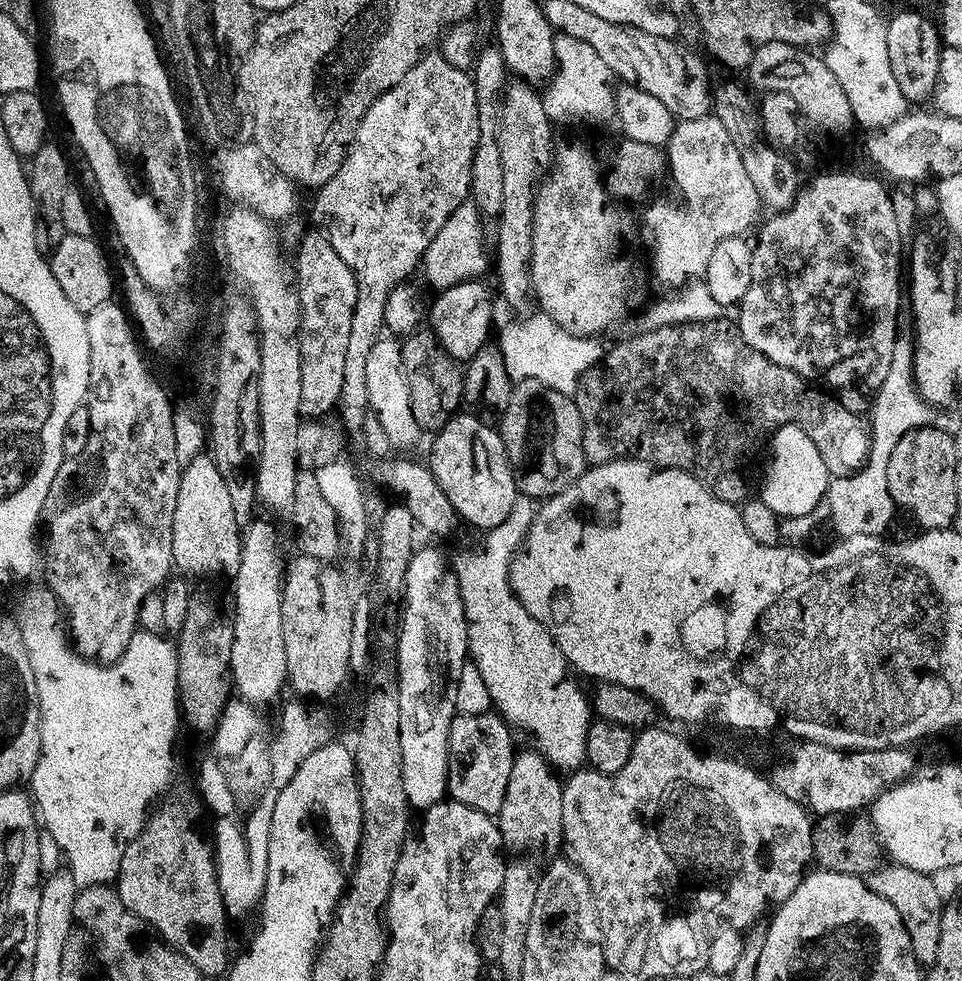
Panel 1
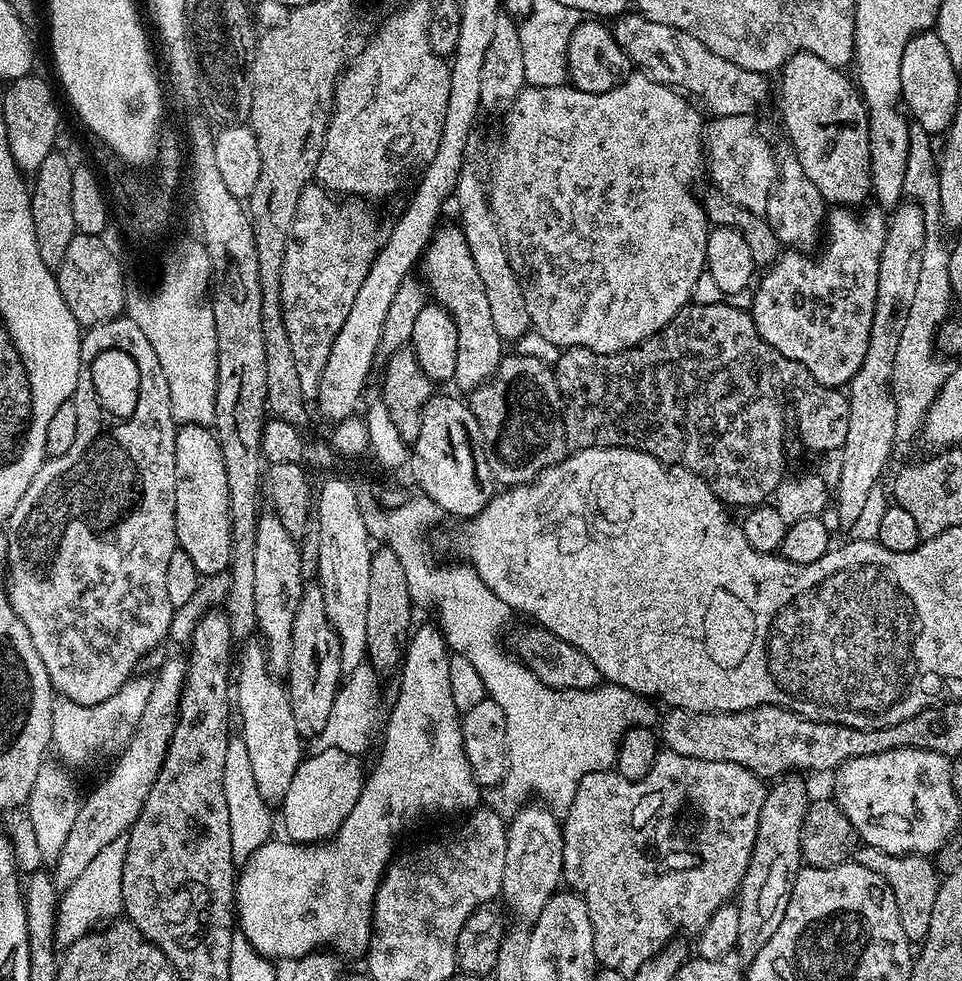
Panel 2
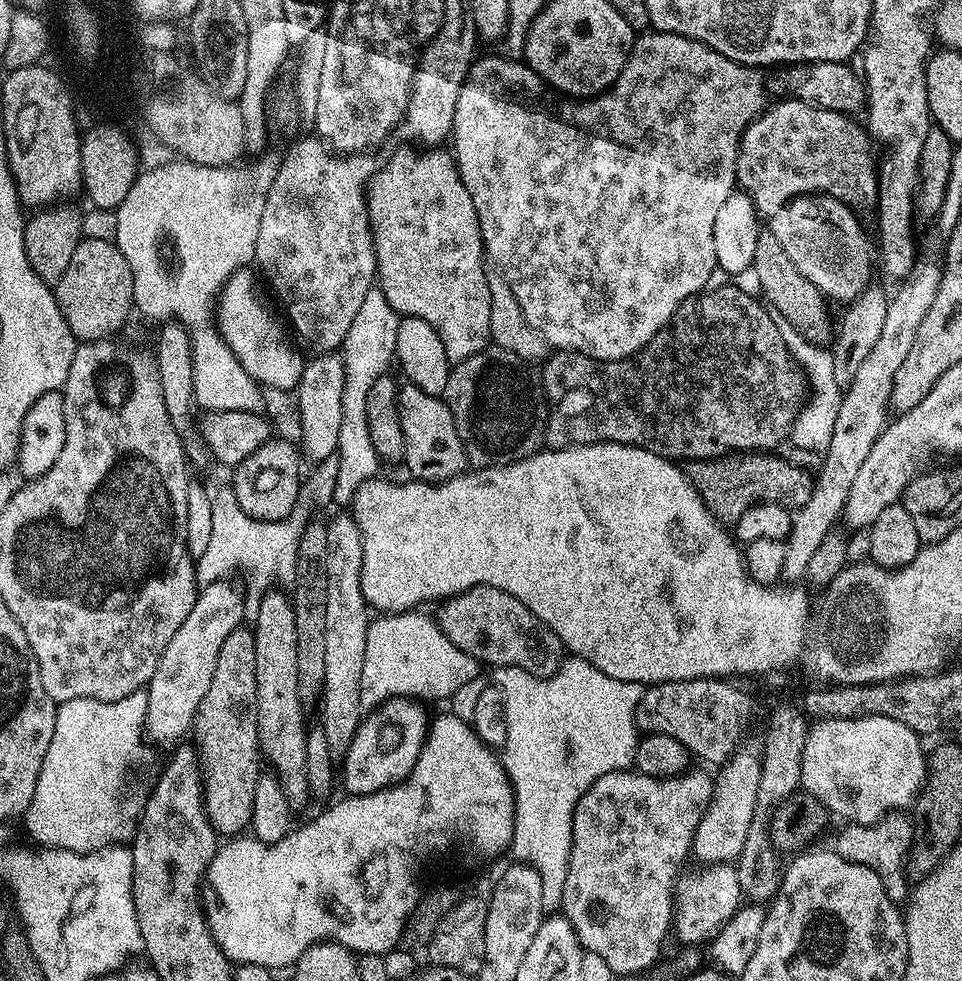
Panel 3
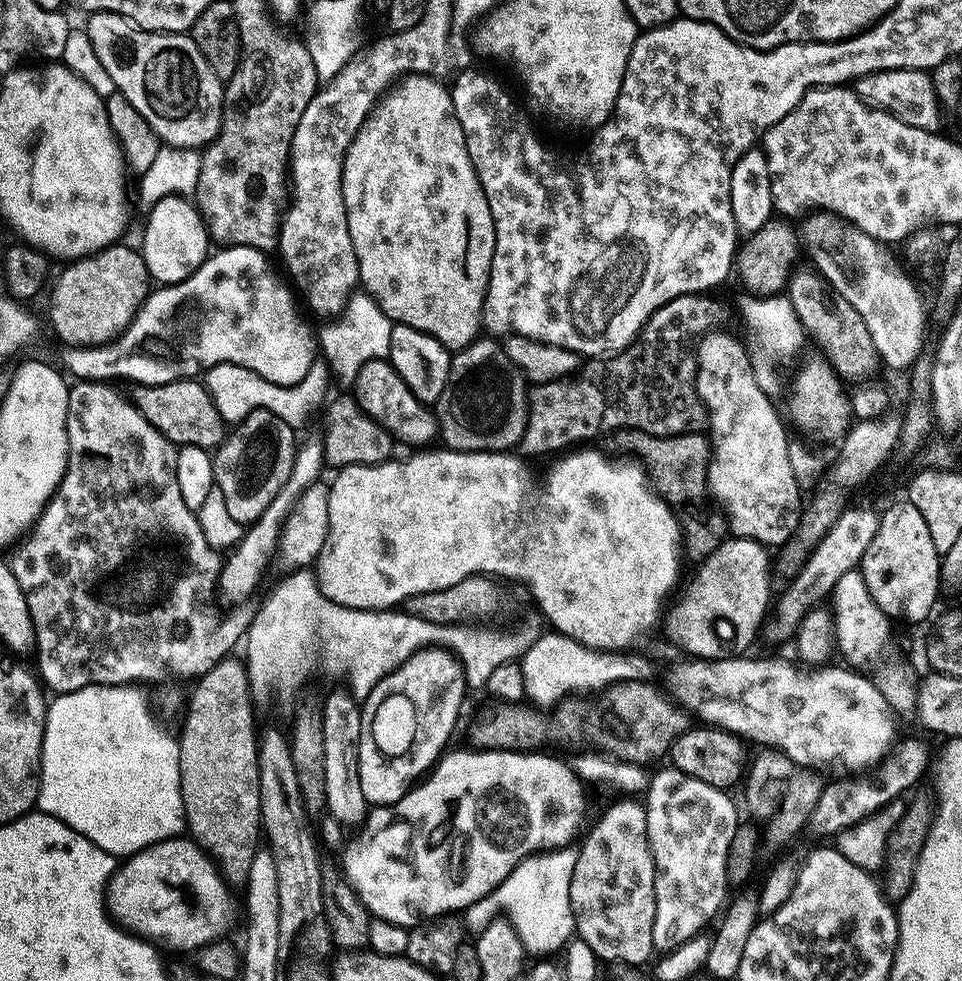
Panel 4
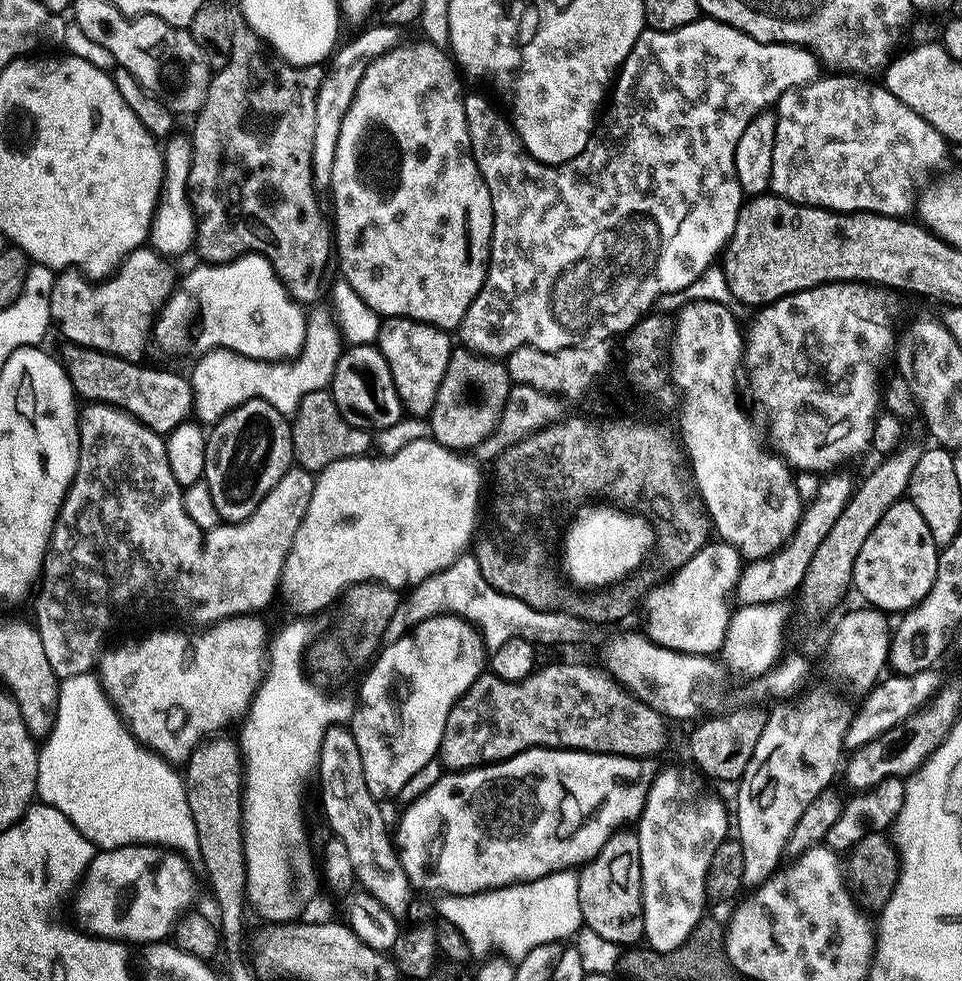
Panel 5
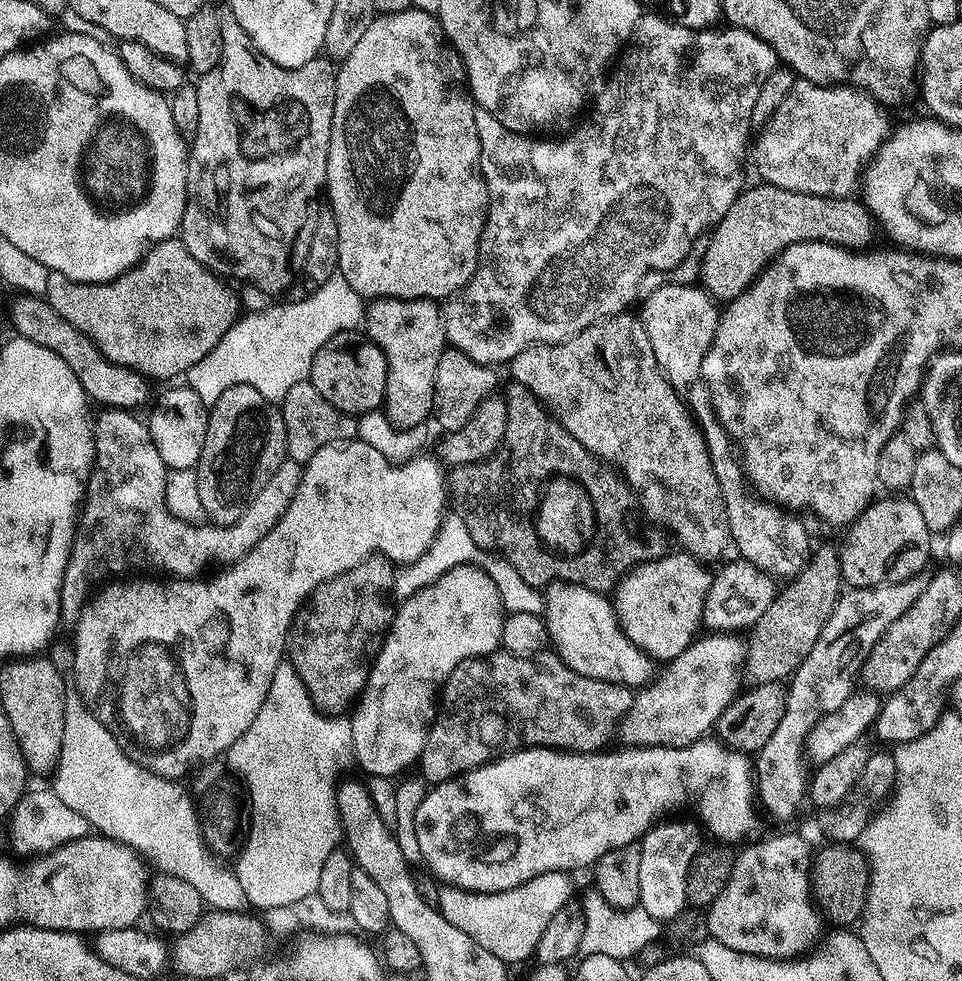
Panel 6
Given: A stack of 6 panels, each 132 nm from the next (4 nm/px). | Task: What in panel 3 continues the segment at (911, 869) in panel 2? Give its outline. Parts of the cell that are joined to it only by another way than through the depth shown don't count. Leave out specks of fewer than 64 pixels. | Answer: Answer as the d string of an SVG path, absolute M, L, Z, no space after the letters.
M897 810L882 817L877 824L853 824L849 823L836 836L834 850L846 862L854 862L858 866L866 866L882 878L882 886L886 894L897 906L903 905L910 895L910 881L906 871L908 851L912 849L912 834L914 824L908 820L903 811Z

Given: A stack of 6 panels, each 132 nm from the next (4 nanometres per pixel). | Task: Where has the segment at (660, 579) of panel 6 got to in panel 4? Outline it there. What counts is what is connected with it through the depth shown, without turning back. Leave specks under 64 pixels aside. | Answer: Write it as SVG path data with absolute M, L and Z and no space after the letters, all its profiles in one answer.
M729 538L710 555L699 561L696 581L688 588L684 601L666 616L667 637L680 648L681 653L697 660L727 660L730 652L724 649L716 633L716 620L725 620L732 627L732 644L748 648L765 623L768 599L772 596L772 572L768 569L768 552L756 540Z

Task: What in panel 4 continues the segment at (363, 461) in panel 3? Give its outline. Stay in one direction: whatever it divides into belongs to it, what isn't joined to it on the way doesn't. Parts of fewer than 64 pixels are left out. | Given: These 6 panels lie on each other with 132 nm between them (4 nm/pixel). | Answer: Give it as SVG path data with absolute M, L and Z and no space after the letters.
M357 290L352 293L352 297L348 299L348 305L344 311L326 328L318 332L318 352L325 364L333 381L336 380L340 384L355 385L358 374L376 360L383 360L387 357L390 350L390 330L394 321L378 306L378 302L374 302L374 298L363 290Z

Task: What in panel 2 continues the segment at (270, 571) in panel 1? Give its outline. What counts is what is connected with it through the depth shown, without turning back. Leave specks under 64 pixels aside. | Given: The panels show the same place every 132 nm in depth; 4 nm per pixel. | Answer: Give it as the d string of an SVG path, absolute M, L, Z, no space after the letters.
M248 642L238 652L238 667L234 672L234 708L240 711L240 720L244 725L238 732L239 739L250 754L250 768L254 770L254 780L262 798L270 806L283 805L286 790L290 790L290 781L294 779L294 770L298 770L306 755L302 738L294 727L294 710L290 710L290 698L287 687L280 684L277 677L268 669L268 653L263 643Z

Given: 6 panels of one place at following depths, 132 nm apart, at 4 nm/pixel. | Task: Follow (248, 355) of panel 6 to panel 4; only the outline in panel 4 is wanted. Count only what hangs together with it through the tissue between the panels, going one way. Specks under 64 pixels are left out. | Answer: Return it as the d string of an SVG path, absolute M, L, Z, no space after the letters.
M317 358L312 363L310 370L306 370L306 378L294 386L278 386L266 382L258 374L246 370L237 364L216 364L207 369L206 387L212 395L214 406L218 406L218 414L223 412L246 412L251 414L254 410L266 410L293 428L299 428L308 418L312 411L319 406L330 385L330 373L328 365L323 359Z

